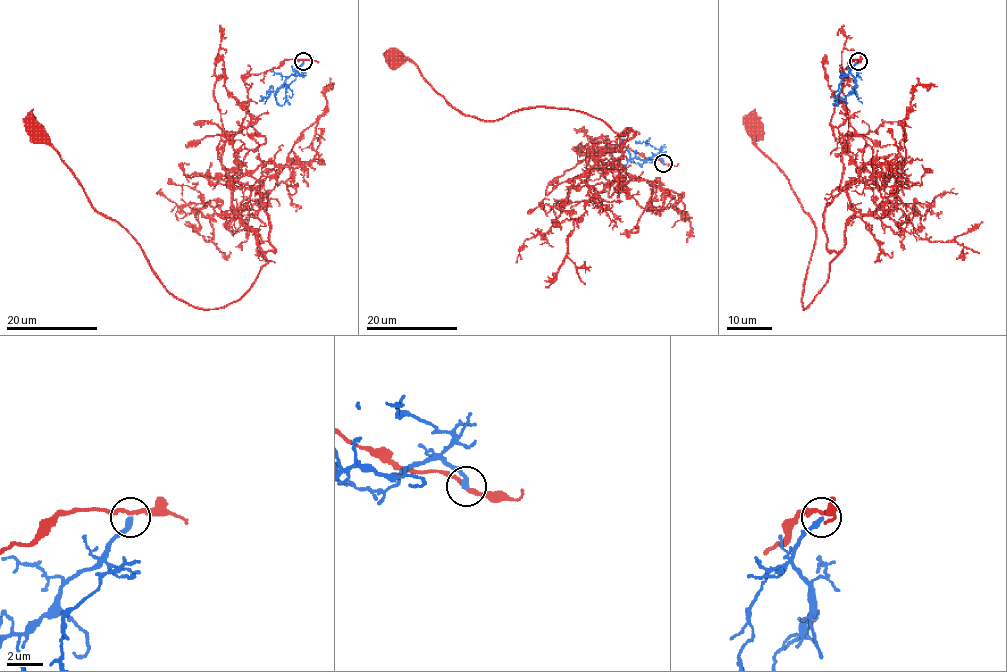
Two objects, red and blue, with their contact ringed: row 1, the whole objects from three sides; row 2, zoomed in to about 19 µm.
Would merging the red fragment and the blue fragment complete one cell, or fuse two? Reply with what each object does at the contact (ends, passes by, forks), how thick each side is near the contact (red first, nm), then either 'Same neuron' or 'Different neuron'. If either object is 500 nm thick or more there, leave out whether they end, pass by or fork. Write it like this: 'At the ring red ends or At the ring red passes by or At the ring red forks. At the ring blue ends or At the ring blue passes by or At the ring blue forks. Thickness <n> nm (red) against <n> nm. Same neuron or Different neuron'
At the ring red passes by. At the ring blue ends. Thickness 200 nm (red) against 300 nm. Different neuron

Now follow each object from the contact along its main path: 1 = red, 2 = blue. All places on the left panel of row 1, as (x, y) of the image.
1: (303, 60), (244, 81), (248, 110), (222, 166), (267, 260), (219, 308), (176, 299), (35, 126)
2: (303, 61), (266, 99), (260, 95)

